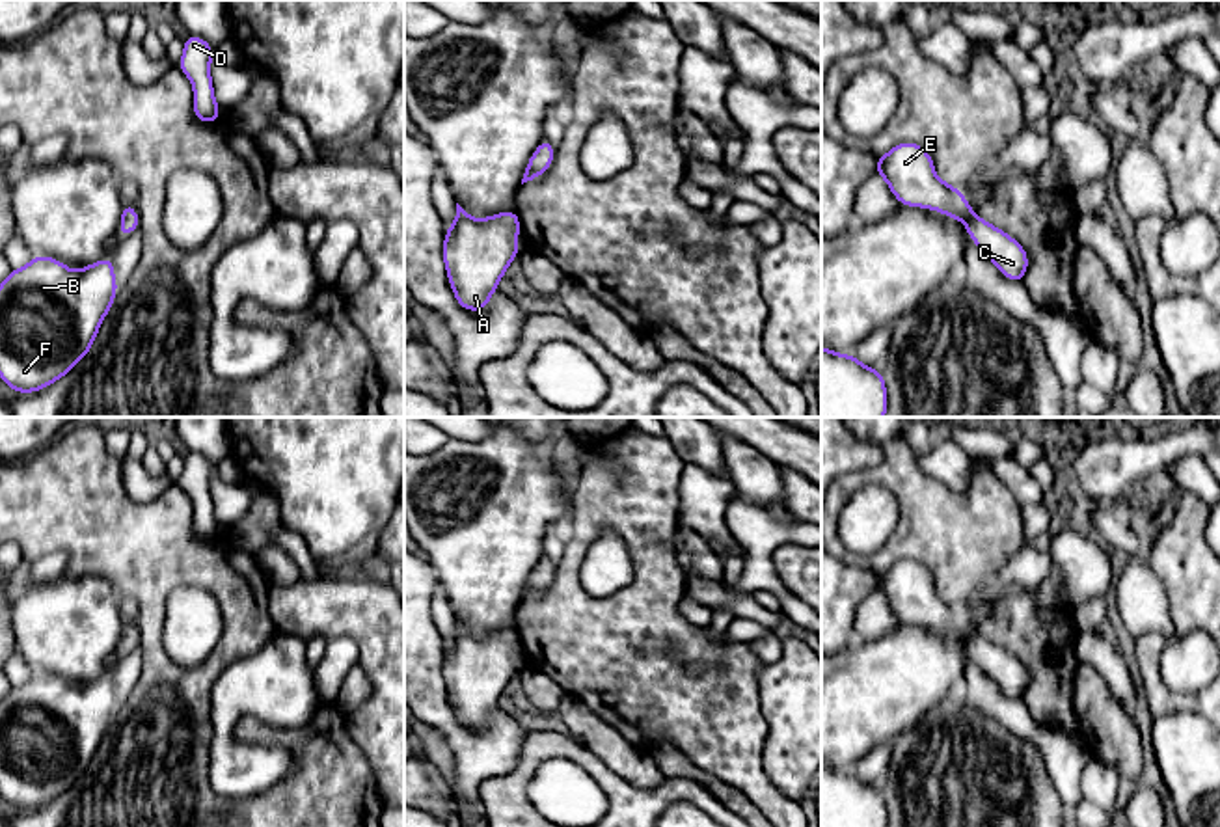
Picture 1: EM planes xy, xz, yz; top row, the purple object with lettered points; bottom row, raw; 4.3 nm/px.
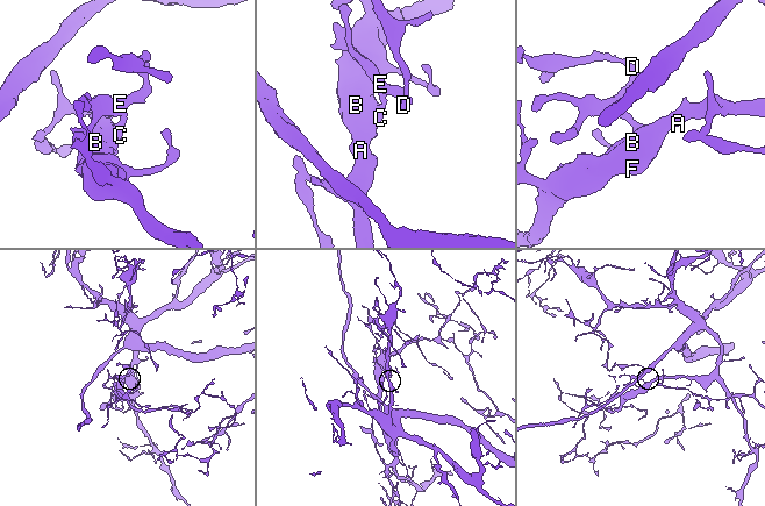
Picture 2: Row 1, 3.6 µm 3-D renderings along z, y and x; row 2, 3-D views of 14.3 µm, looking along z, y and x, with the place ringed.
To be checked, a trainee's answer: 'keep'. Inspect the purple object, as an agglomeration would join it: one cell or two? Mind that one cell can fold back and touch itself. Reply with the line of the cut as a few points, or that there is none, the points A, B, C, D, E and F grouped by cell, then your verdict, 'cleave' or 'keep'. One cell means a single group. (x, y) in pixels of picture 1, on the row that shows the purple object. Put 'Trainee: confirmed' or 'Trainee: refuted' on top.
Trainee: confirmed
no cut; A B C D E F; keep

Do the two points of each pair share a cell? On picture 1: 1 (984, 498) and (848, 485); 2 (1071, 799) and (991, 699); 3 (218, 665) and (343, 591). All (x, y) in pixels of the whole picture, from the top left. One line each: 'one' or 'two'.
1: one
2: one
3: two

